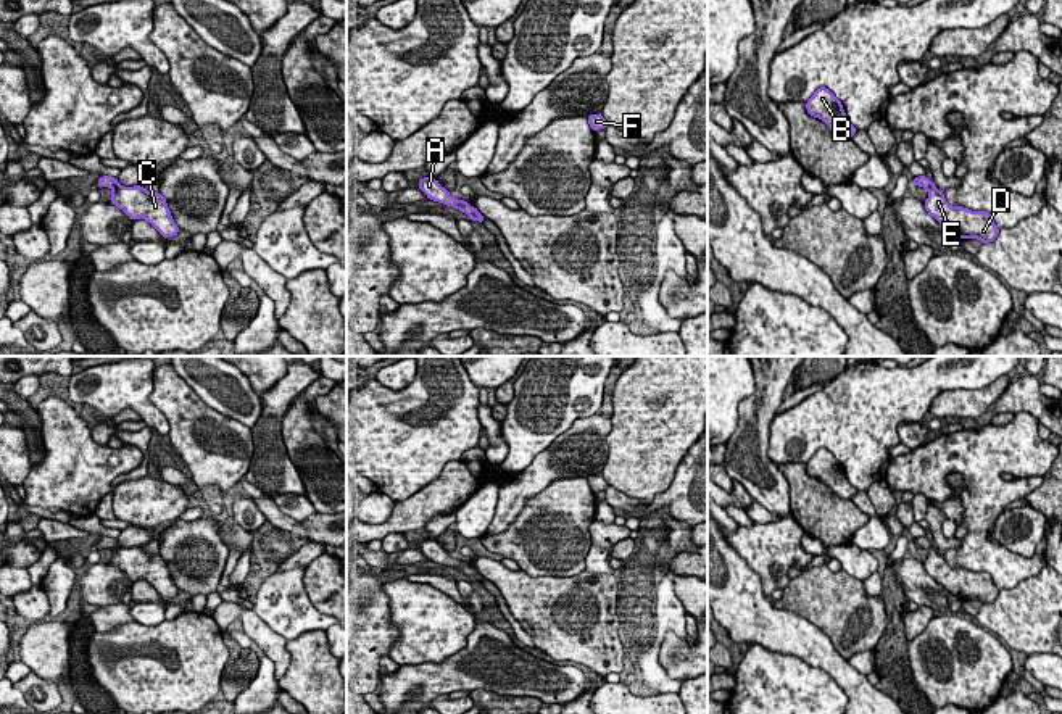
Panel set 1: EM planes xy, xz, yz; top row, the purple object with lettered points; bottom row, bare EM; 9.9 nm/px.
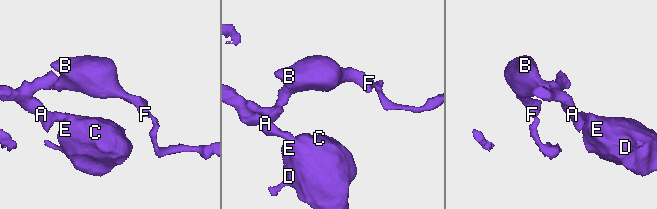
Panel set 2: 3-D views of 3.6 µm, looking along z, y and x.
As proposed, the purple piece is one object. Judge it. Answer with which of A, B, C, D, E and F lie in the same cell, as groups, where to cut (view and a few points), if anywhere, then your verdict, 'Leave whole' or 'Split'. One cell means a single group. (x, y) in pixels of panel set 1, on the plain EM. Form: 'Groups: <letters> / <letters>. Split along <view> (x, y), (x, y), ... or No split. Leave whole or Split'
Groups: A B C D E F. No split. Leave whole

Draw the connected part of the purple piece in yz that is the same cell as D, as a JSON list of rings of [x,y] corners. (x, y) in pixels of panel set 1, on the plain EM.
[[[927,537],[914,538],[911,545],[912,548],[923,548],[928,553],[930,559],[923,562],[925,571],[960,601],[978,600],[985,606],[999,596],[999,588],[994,585],[989,574],[951,567],[944,554],[936,551],[933,542]]]

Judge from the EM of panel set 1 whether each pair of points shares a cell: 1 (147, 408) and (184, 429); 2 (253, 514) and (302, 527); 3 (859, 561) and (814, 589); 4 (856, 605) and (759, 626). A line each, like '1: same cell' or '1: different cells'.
1: different cells
2: different cells
3: different cells
4: different cells

